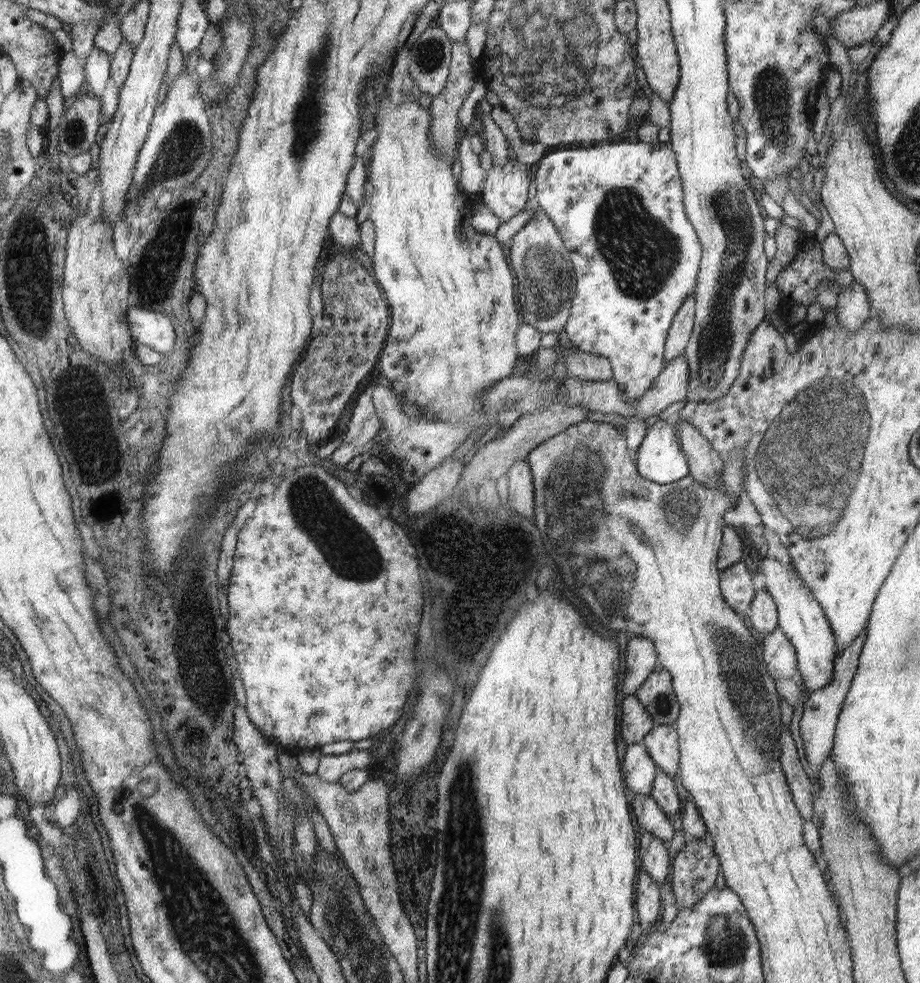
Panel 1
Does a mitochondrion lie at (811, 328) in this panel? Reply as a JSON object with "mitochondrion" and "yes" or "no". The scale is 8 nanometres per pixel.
{"mitochondrion":"no"}

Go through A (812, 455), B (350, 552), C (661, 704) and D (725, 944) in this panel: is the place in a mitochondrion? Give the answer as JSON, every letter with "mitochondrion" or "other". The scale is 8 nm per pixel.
{"A":"mitochondrion","B":"mitochondrion","C":"mitochondrion","D":"mitochondrion"}

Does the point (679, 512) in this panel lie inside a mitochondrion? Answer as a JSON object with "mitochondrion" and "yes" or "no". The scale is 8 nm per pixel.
{"mitochondrion":"yes"}

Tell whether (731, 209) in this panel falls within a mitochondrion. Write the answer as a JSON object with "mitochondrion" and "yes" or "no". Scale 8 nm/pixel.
{"mitochondrion":"yes"}

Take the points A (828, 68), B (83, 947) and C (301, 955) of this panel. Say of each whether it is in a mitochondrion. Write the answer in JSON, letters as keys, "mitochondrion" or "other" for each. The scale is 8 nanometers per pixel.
{"A":"other","B":"other","C":"other"}

